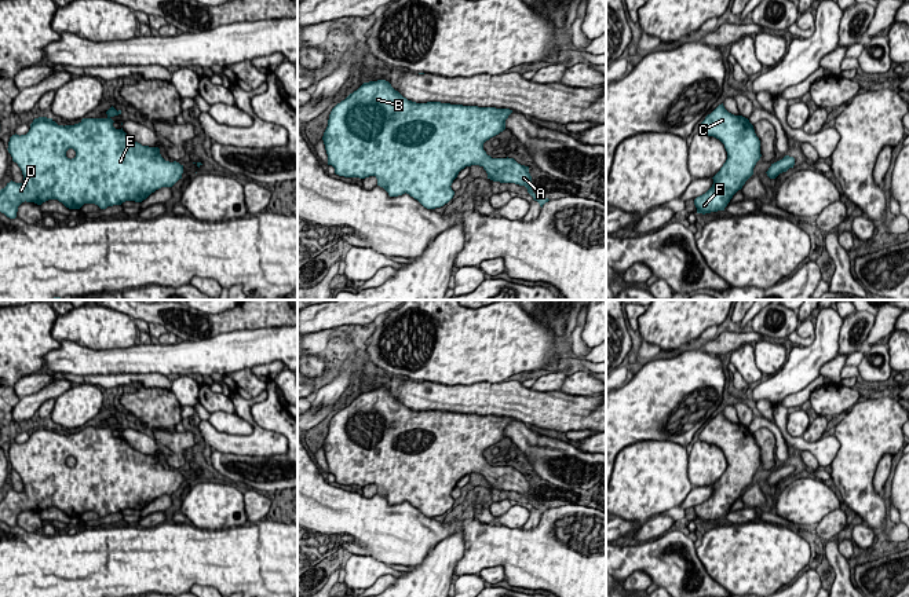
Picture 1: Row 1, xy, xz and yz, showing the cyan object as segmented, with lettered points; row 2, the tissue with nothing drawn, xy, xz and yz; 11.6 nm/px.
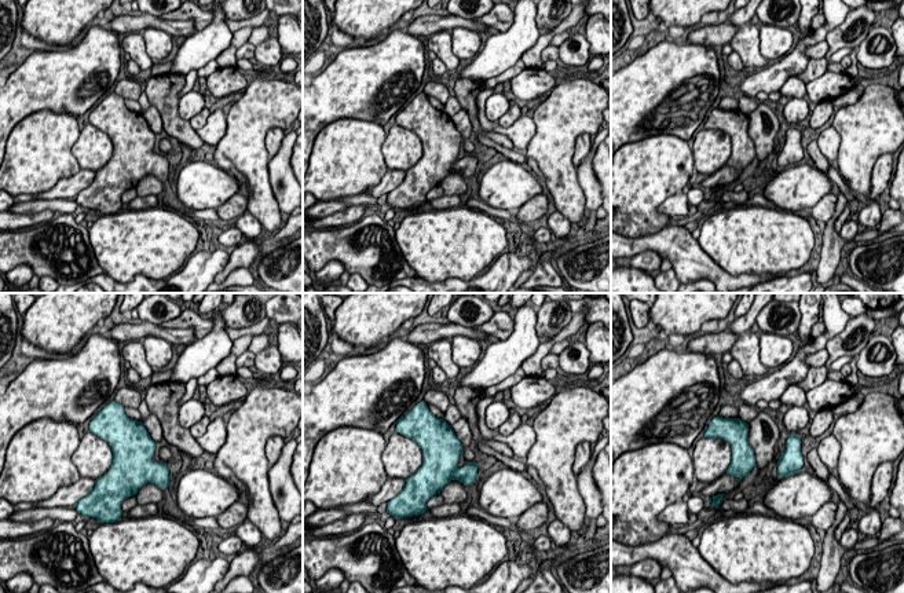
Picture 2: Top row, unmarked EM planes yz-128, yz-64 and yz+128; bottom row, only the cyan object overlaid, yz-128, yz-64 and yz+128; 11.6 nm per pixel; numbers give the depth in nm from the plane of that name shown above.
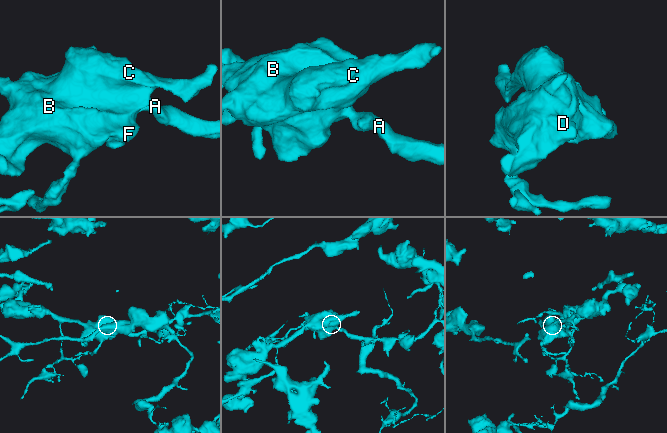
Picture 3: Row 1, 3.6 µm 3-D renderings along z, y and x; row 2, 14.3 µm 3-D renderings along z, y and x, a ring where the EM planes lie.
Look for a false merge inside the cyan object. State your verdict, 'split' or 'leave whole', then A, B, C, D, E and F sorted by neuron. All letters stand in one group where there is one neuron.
leave whole; groups A B C D E F

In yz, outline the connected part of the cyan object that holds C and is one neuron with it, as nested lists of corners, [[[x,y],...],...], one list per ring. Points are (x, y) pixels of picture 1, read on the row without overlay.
[[[719,413],[701,431],[698,440],[719,447],[727,459],[727,468],[712,486],[712,495],[694,508],[697,521],[724,519],[733,503],[753,483],[760,468],[760,448],[753,433],[742,424],[729,421]]]

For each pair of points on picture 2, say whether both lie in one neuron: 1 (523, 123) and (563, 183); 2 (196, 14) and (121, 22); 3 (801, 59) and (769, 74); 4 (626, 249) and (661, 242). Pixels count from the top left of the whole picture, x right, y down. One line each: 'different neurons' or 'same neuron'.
1: different neurons
2: different neurons
3: same neuron
4: same neuron

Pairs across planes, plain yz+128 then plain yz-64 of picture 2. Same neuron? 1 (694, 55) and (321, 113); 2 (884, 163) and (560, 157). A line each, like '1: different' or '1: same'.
1: same
2: different

